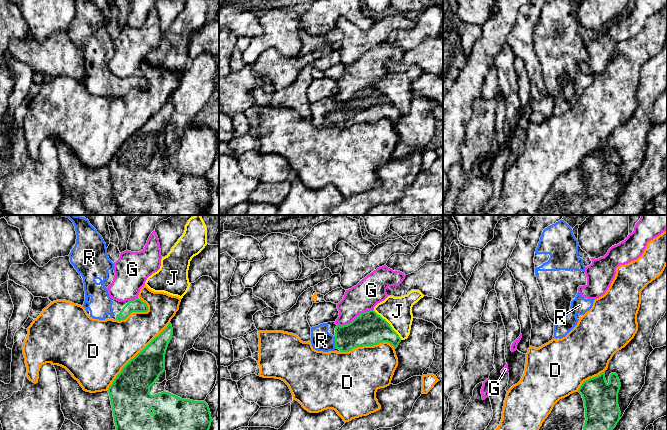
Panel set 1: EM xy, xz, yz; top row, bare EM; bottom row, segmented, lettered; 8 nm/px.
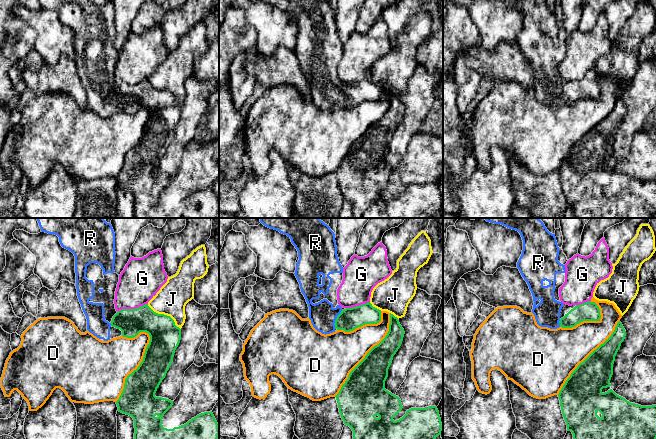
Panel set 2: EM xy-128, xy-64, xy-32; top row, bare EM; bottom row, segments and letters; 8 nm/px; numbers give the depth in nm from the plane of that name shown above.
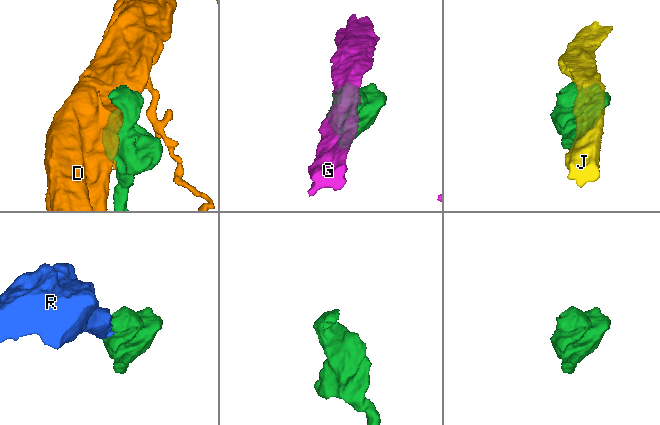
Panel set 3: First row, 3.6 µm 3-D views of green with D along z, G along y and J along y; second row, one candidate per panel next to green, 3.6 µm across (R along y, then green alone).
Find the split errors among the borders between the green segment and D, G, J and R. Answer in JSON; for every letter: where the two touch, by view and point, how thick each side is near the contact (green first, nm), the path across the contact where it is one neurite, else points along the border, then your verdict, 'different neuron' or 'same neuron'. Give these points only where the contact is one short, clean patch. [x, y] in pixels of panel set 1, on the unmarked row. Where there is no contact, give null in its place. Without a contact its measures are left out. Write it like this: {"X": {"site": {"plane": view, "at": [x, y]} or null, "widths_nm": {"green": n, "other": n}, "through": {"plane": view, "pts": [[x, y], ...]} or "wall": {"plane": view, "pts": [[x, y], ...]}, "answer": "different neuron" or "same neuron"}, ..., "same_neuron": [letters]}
{"D": {"site": {"plane": "xy", "at": [136, 131]}, "widths_nm": {"green": 280, "other": 420}, "answer": "different neuron"}, "G": {"site": {"plane": "xz", "at": [356, 93]}, "widths_nm": {"green": 280, "other": 240}, "answer": "different neuron"}, "J": {"site": {"plane": "xz", "at": [389, 100]}, "widths_nm": {"green": 280, "other": 240}, "answer": "different neuron"}, "R": {"site": {"plane": "xz", "at": [335, 118]}, "widths_nm": {"green": 240, "other": 170}, "through": {"plane": "xz", "pts": [[363, 107], [335, 118], [321, 116]]}, "answer": "same neuron"}, "same_neuron": ["R"]}

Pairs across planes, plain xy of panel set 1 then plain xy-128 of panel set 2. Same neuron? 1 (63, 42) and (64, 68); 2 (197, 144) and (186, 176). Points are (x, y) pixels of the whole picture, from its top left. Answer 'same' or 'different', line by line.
1: same
2: same

